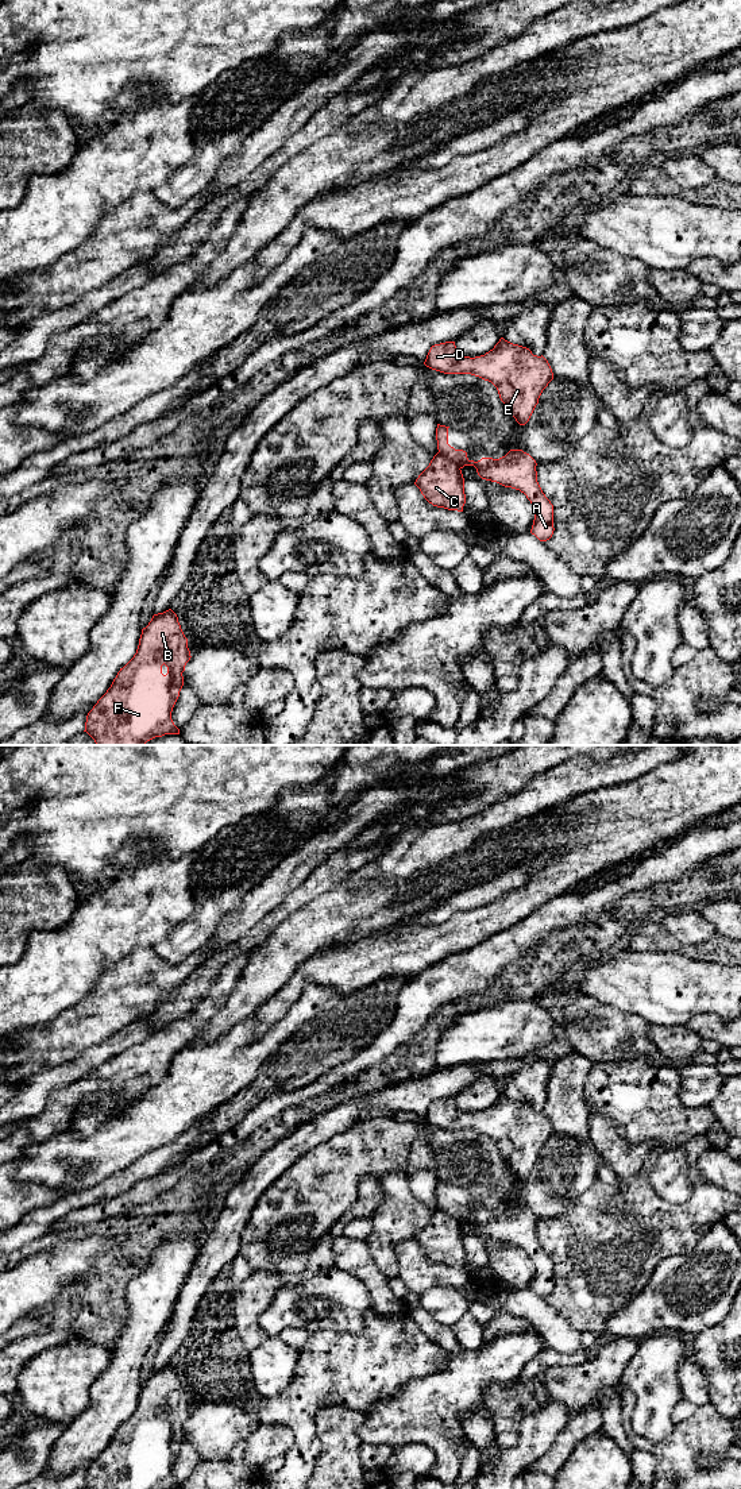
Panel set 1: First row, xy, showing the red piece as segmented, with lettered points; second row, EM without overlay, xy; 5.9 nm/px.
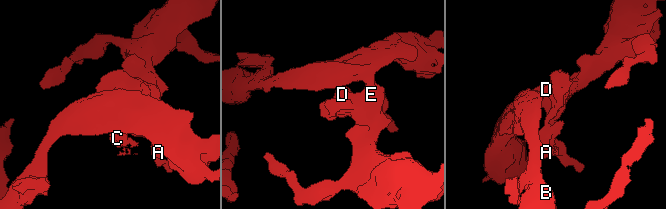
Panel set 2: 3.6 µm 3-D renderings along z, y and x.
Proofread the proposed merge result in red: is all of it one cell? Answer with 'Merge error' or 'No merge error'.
Merge error

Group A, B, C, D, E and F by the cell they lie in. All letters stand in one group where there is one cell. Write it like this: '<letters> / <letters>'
A B D E F / C

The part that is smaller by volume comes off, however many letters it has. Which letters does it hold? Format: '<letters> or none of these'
C

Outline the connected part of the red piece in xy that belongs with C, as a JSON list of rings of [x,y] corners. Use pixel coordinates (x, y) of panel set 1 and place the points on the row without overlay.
[[[437,1208],[433,1212],[414,1241],[433,1262],[463,1268],[464,1234],[460,1223],[444,1210]]]

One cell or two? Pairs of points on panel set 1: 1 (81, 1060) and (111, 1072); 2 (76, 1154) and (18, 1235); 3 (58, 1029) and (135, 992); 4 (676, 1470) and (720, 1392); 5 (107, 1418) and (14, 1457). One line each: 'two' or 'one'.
1: two
2: two
3: one
4: two
5: two

